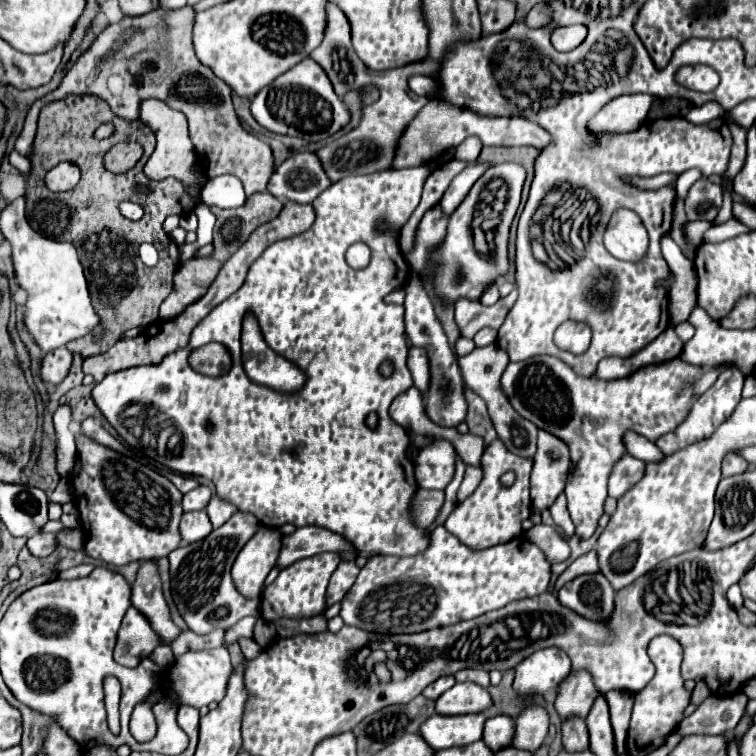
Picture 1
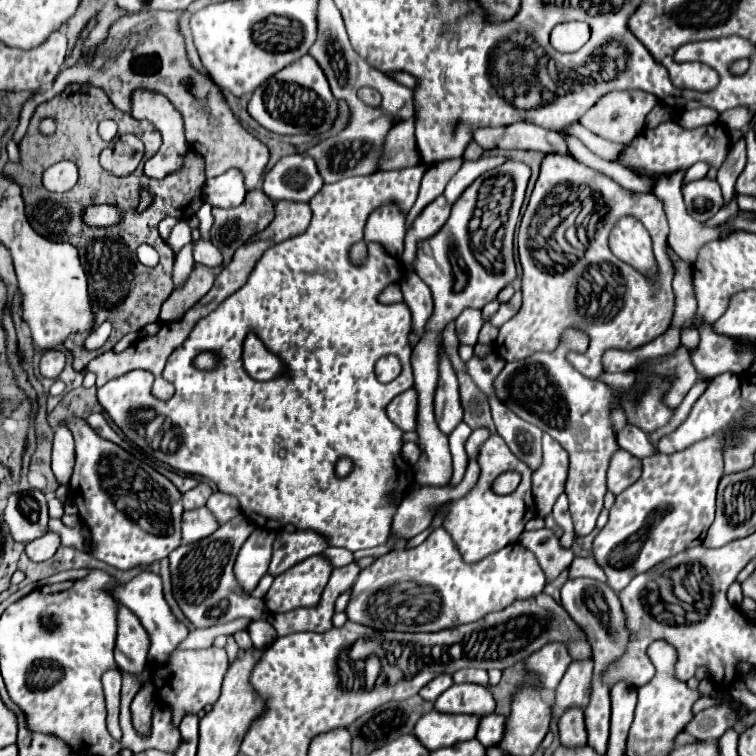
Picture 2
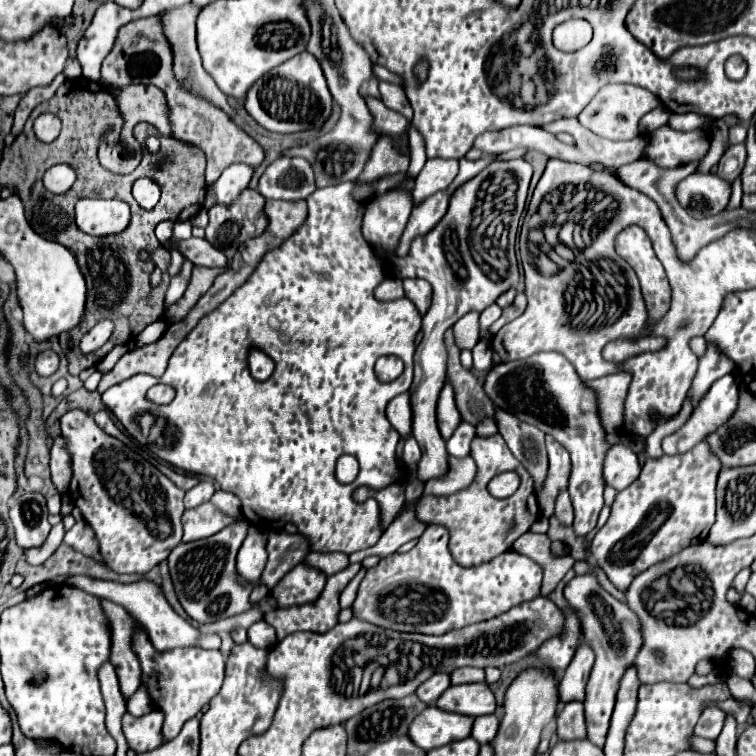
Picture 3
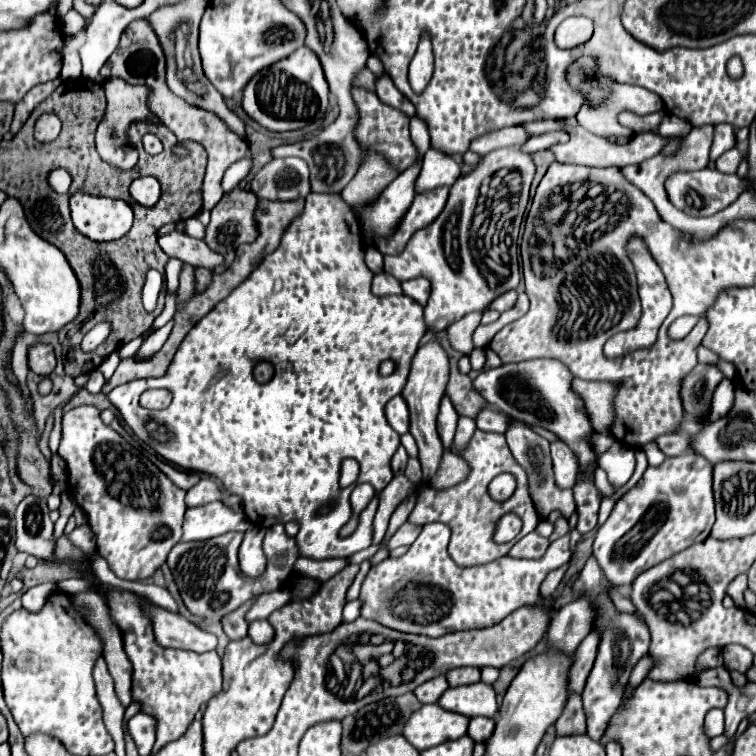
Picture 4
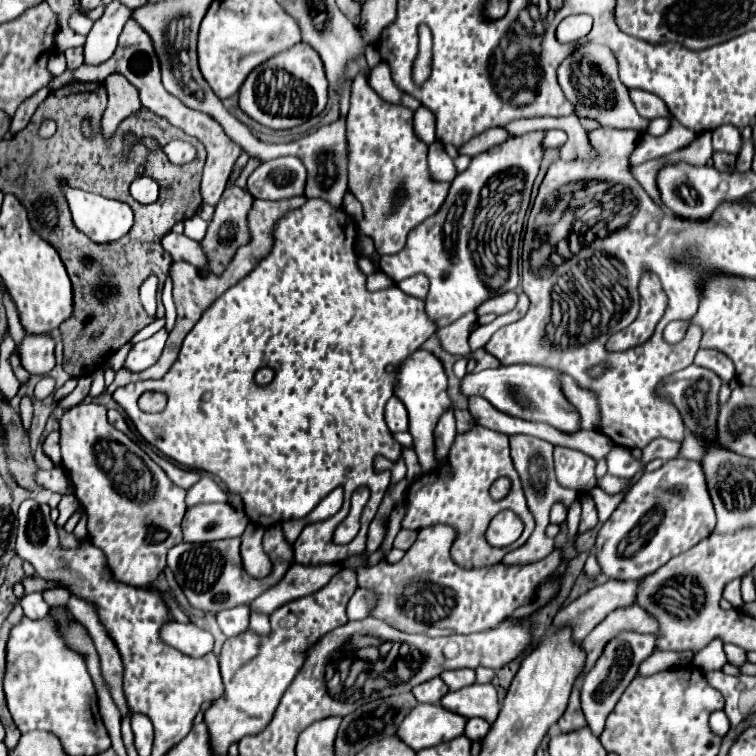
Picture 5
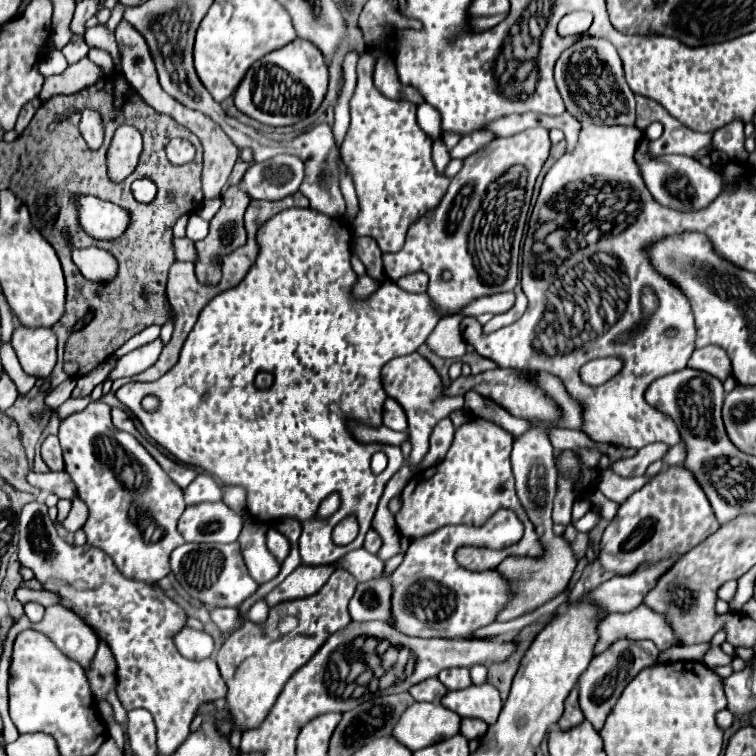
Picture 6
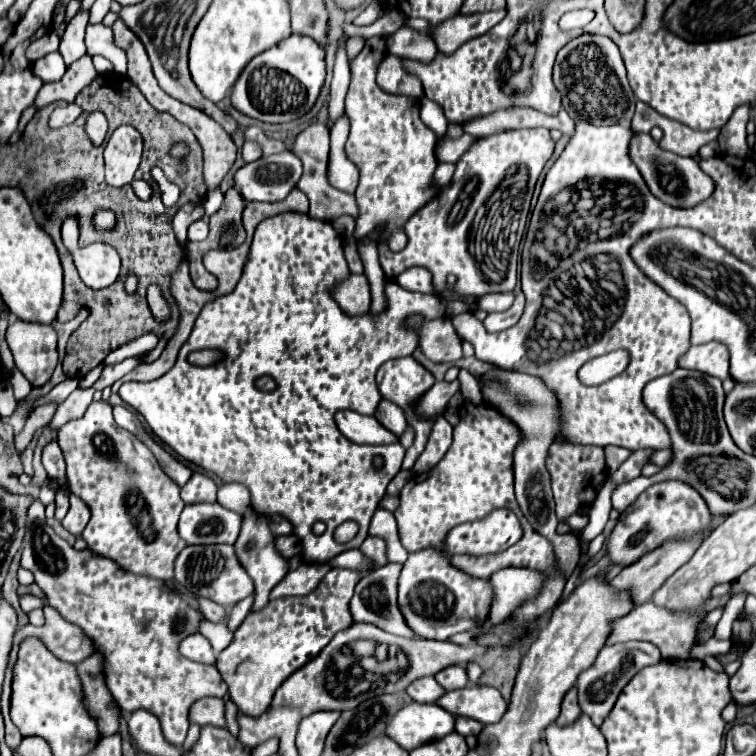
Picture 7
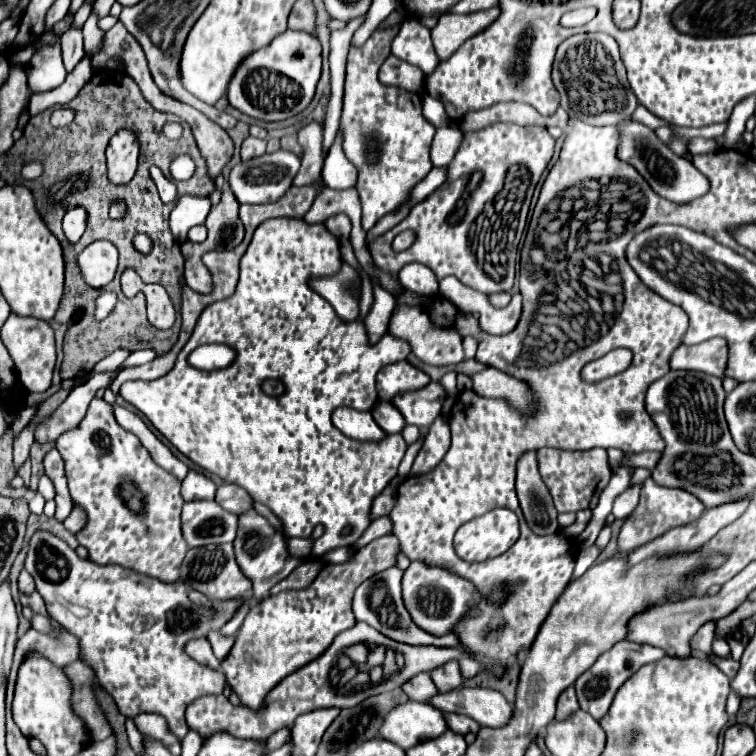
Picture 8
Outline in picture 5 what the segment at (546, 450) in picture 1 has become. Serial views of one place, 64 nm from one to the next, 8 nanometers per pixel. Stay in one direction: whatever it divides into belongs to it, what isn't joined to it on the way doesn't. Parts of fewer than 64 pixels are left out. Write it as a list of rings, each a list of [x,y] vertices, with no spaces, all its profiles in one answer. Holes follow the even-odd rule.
[[[554,446],[554,466],[556,466],[558,484],[566,488],[584,492],[596,486],[596,478],[594,478],[596,460],[580,450]]]

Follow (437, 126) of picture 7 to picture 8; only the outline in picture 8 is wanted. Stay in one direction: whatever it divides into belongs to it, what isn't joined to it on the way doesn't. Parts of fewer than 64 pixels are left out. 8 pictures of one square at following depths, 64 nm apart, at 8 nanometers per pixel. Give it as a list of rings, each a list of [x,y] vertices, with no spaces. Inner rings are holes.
[[[428,94],[424,96],[424,102],[422,102],[422,114],[434,128],[442,128],[442,126],[450,124],[450,118],[446,116],[442,102]]]

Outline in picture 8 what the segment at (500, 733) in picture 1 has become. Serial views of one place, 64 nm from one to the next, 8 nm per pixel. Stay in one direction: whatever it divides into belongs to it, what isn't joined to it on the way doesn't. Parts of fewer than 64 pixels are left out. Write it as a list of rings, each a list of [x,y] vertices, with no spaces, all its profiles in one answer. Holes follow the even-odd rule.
[[[446,714],[446,722],[448,722],[448,728],[458,734],[468,734],[468,732],[476,734],[480,730],[480,726],[472,718],[460,716],[460,714]]]

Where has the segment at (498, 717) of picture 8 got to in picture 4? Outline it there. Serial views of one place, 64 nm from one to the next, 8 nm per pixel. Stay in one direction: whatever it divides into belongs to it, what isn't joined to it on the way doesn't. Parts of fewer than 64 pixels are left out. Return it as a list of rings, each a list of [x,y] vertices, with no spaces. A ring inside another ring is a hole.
[[[484,682],[448,688],[440,696],[438,704],[450,712],[458,712],[458,714],[464,714],[468,718],[474,718],[474,716],[492,718],[498,710],[494,688],[490,684],[484,684]]]

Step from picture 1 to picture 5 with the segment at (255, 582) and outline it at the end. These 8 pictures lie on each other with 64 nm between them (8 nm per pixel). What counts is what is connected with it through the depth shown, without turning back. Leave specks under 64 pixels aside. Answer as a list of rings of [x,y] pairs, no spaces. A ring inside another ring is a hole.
[[[248,524],[246,532],[242,534],[242,546],[240,546],[242,564],[252,578],[264,578],[272,570],[270,558],[262,550],[262,536],[264,528],[258,524]]]

